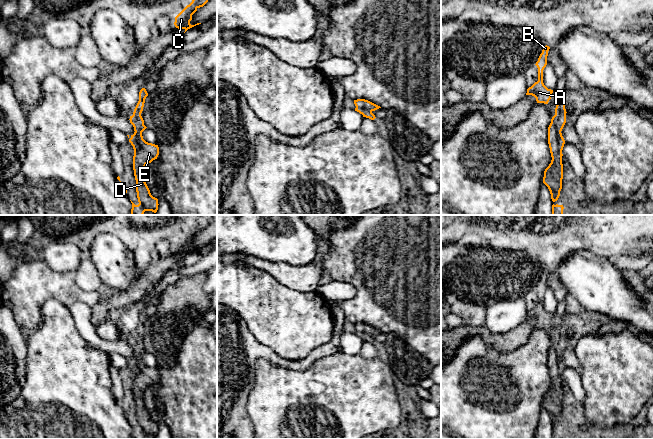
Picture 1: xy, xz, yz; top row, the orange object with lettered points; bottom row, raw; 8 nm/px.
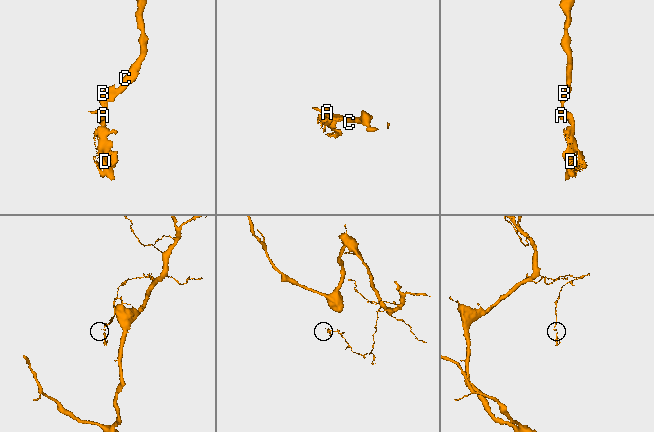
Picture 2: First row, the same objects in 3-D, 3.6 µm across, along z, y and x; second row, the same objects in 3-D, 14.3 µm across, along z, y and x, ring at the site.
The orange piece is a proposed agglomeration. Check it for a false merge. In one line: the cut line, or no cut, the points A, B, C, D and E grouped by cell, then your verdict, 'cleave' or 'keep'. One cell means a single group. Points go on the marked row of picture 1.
cut yz (551, 121), (557, 132), (557, 148), (561, 152); groups A B C / D E; cleave

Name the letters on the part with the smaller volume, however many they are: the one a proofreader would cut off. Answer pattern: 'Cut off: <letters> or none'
Cut off: D, E

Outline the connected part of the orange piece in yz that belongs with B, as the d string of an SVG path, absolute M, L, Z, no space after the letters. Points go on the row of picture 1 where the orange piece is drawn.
M544 46L540 54L536 66L538 68L538 81L527 89L526 95L532 95L536 98L537 103L548 104L551 99L553 90L548 89L543 83L543 70L547 65L547 56L550 47Z

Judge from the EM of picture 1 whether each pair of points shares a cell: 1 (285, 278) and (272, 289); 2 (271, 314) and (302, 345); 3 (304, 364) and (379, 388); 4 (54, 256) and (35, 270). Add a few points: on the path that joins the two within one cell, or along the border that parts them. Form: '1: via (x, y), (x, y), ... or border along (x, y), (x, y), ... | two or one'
1: border along (259, 269), (267, 271), (284, 285), (301, 291) | two
2: via (279, 322), (294, 337) | one
3: border along (330, 354), (317, 359), (304, 370), (287, 369) | two
4: border along (41, 259), (52, 269), (66, 272) | two

